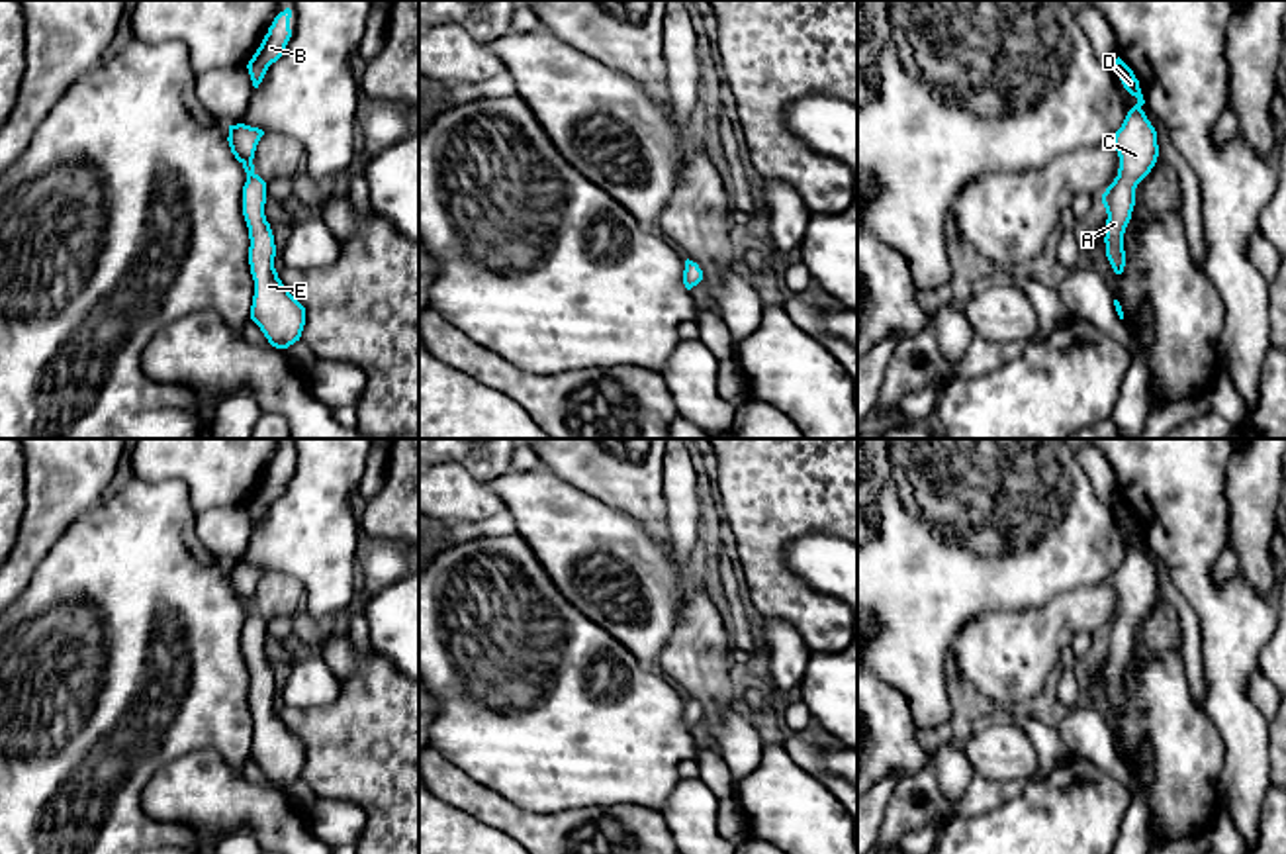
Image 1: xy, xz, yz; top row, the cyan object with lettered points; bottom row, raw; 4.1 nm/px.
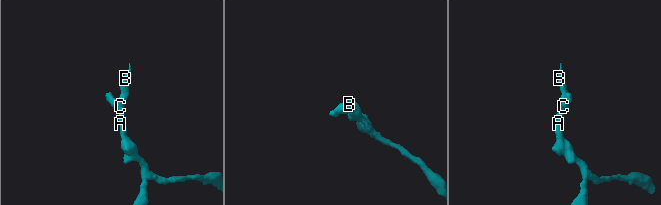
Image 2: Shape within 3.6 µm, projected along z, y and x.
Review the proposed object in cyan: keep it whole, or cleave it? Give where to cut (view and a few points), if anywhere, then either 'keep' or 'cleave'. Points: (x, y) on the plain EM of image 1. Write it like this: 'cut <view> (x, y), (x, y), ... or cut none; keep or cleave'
cut none; keep

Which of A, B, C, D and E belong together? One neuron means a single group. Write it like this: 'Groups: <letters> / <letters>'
Groups: A B C D E

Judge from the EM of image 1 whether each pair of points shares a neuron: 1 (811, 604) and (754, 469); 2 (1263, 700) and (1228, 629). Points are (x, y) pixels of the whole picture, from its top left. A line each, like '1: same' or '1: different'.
1: same
2: different

